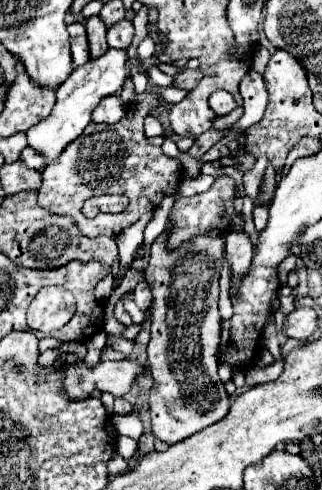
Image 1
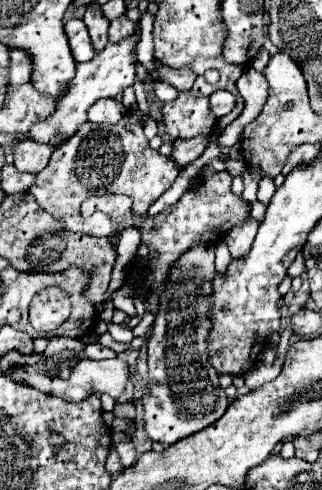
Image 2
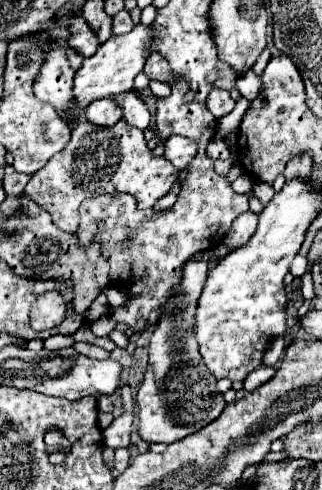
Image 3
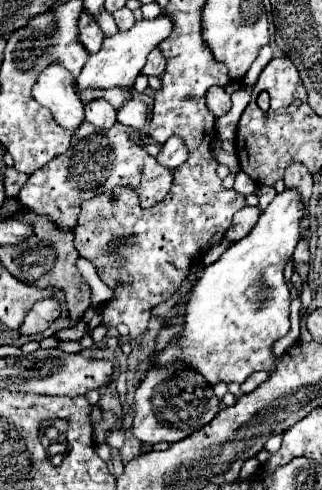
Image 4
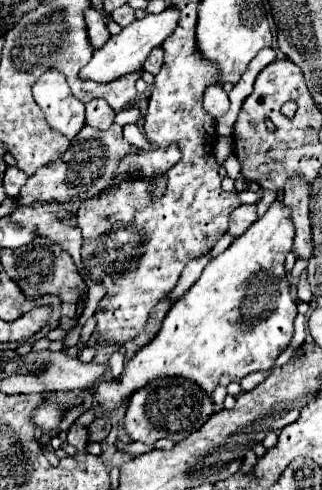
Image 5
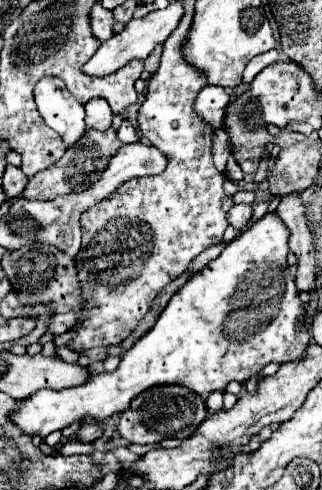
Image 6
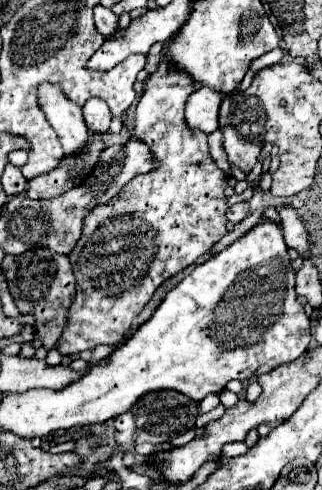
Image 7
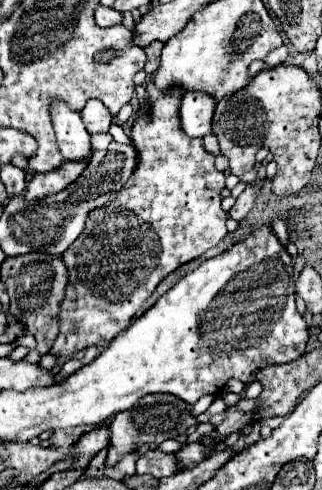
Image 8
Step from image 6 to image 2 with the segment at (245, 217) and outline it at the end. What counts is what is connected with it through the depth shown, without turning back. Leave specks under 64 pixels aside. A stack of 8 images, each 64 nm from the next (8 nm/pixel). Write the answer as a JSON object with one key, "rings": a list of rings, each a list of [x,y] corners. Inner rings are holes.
{"rings":[[[246,220],[246,222],[234,226],[234,228],[226,234],[224,242],[226,242],[232,258],[238,260],[238,258],[244,258],[244,256],[248,254],[248,248],[252,246],[252,240],[254,240],[254,236],[256,236],[256,230],[258,230],[258,222],[256,222],[256,220],[250,220],[250,222]]]}

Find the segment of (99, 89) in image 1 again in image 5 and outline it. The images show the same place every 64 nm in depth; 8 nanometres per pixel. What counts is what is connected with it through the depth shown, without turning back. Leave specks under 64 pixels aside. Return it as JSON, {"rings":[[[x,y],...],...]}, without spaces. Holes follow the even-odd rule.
{"rings":[[[166,8],[162,14],[148,14],[142,20],[134,20],[128,28],[124,28],[118,36],[110,36],[108,42],[94,52],[92,60],[80,70],[80,78],[108,84],[112,80],[118,80],[118,76],[126,76],[126,74],[142,70],[150,50],[160,46],[164,38],[168,38],[174,32],[178,24],[178,16],[180,16],[178,8]]]}

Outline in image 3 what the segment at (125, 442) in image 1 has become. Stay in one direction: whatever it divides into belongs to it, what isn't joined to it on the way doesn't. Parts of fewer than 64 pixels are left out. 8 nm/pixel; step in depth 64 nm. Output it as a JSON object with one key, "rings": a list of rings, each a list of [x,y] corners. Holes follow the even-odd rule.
{"rings":[[[127,448],[115,449],[115,471],[117,474],[121,474],[130,465],[130,454],[128,454]]]}

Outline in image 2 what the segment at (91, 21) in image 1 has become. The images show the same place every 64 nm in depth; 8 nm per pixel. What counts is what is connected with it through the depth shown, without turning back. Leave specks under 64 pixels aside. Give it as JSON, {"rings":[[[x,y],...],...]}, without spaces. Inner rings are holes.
{"rings":[[[86,6],[86,14],[84,14],[84,24],[88,28],[88,34],[92,38],[92,46],[96,52],[100,52],[104,48],[104,44],[108,44],[108,20],[102,16],[98,6]]]}

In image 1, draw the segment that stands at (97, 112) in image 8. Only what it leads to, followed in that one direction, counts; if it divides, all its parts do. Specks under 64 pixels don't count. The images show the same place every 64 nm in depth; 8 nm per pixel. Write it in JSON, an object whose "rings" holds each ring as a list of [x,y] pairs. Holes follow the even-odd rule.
{"rings":[[[108,96],[104,98],[98,108],[92,112],[94,122],[106,122],[106,124],[116,124],[124,116],[126,106],[118,96]]]}

